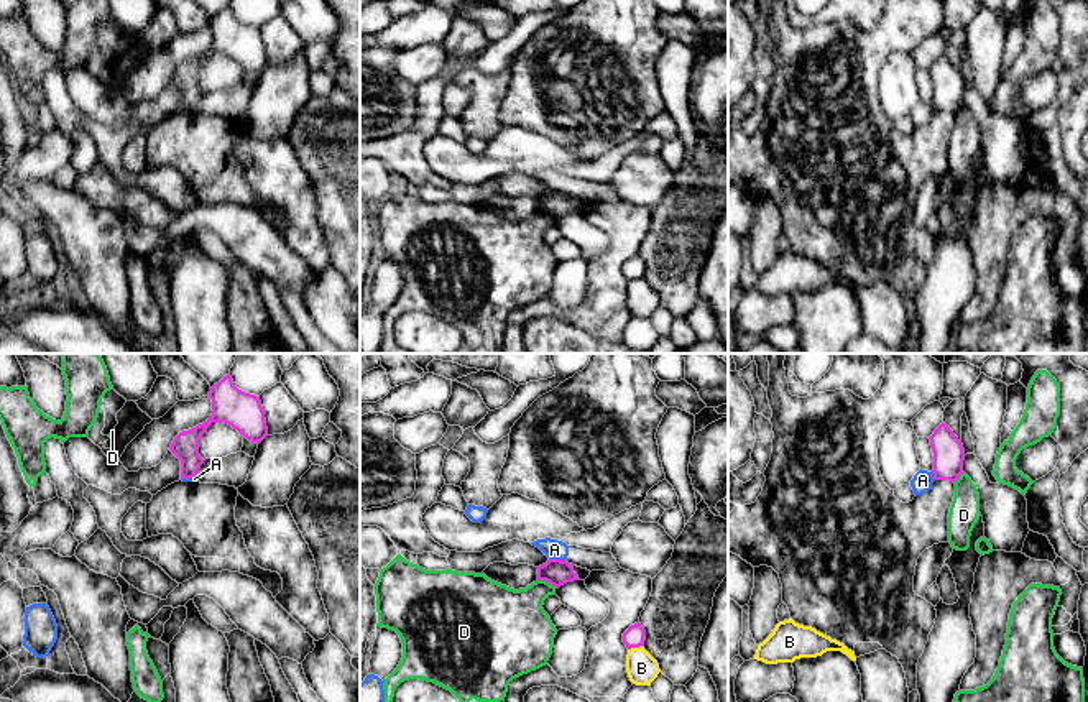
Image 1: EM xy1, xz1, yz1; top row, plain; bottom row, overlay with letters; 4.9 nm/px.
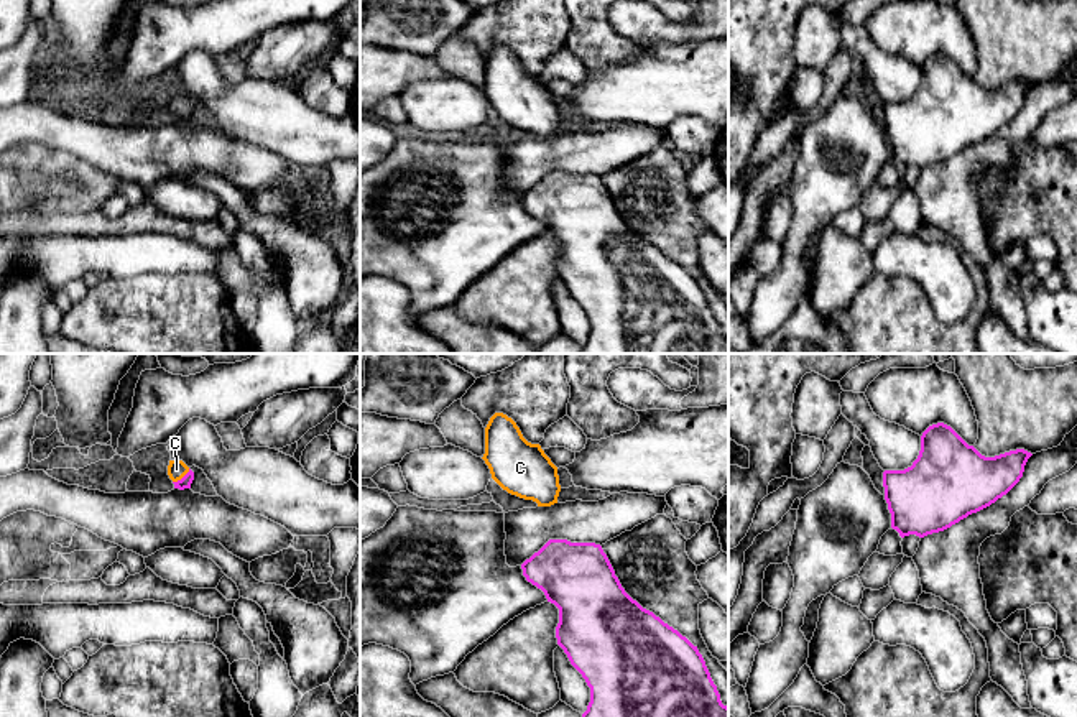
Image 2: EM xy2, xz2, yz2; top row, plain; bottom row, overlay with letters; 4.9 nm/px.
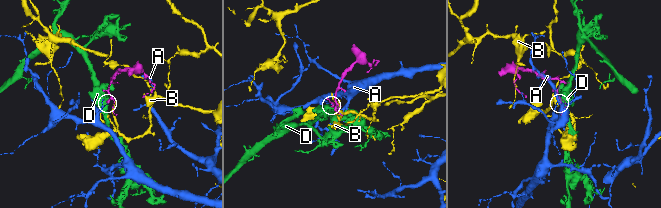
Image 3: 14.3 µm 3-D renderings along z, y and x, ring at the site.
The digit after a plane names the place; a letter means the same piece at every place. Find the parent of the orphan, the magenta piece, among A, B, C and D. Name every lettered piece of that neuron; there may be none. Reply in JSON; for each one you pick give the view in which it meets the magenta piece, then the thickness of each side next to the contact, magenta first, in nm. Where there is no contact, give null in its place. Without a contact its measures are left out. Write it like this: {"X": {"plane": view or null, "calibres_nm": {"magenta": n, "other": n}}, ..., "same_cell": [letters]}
{"C": {"plane": "xy2", "calibres_nm": {"magenta": 60, "other": 90}}, "same_cell": ["C"]}

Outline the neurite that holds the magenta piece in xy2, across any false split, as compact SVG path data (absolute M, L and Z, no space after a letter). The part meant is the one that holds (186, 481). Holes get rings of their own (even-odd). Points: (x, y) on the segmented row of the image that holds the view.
M169 460L168 475L174 483L174 488L191 488L194 472L183 460Z

